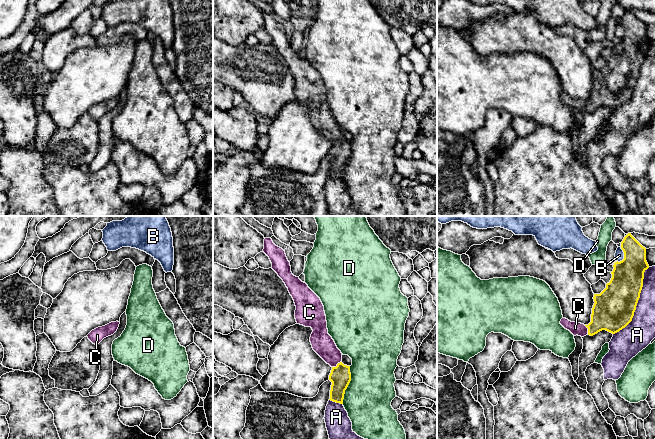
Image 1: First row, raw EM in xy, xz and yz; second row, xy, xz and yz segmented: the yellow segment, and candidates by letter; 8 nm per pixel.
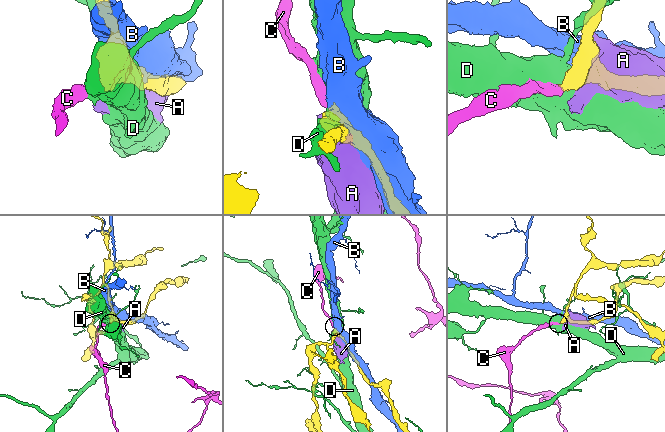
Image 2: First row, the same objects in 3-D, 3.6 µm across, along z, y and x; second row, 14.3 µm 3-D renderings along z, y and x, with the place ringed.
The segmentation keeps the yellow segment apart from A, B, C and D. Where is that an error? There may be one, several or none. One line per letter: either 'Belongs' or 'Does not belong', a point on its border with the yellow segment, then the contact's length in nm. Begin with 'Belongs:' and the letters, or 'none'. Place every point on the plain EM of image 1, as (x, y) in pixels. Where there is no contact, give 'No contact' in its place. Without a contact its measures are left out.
Belongs: C
A: Does not belong. Touches yellow at yz (637, 78). Shared border 600 nm
B: Does not belong. Touches yellow at yz (624, 31). Shared border 130 nm
C: Belongs. Touches yellow at xz (337, 141). Shared border 90 nm
D: Does not belong. Touches yellow at xz (348, 160). Shared border 320 nm

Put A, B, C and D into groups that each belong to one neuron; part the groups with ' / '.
A / B / C / D

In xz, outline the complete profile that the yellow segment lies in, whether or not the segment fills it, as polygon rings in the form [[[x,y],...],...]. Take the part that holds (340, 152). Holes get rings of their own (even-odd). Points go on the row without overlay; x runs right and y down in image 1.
[[[271,14],[264,15],[263,28],[269,33],[272,45],[283,56],[292,72],[297,100],[311,103],[310,118],[313,126],[332,143],[329,156],[332,158],[330,175],[343,180],[345,166],[351,157],[350,142],[342,139],[342,129],[328,110],[324,82],[320,74],[291,48],[285,27],[276,22]]]

